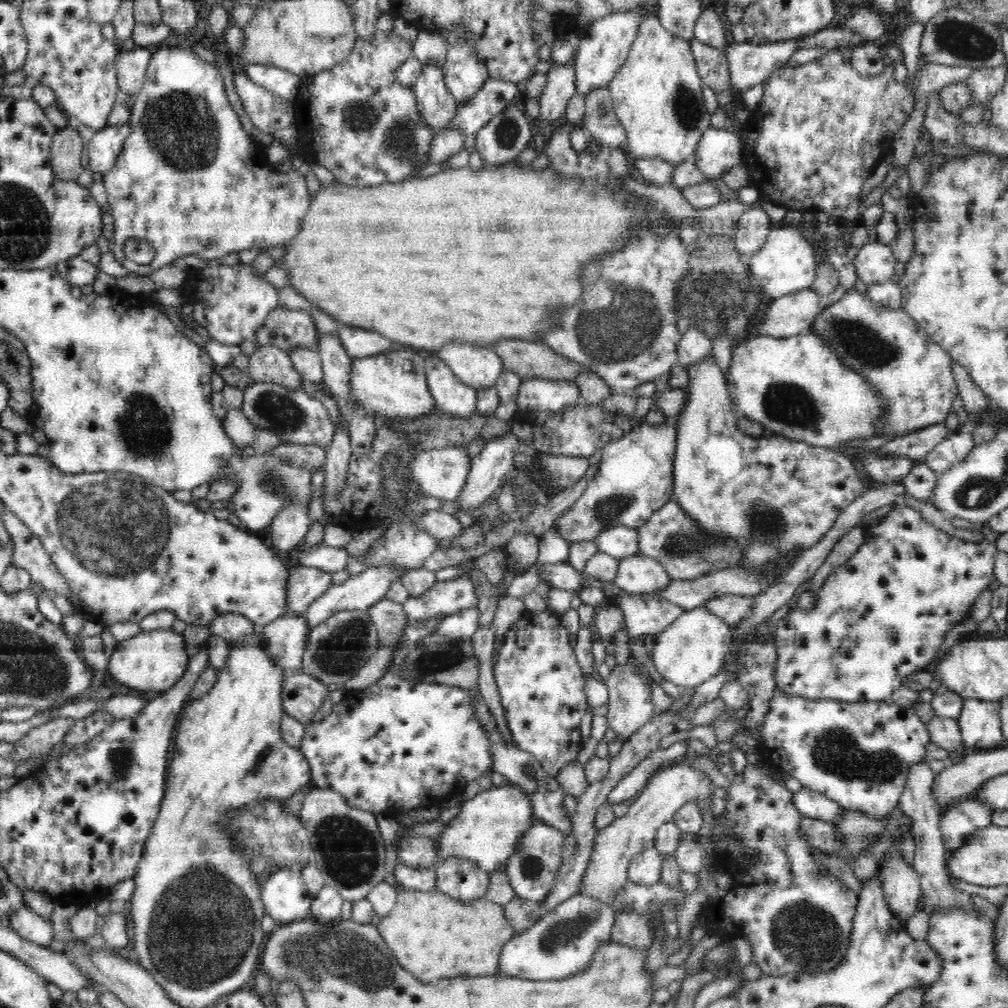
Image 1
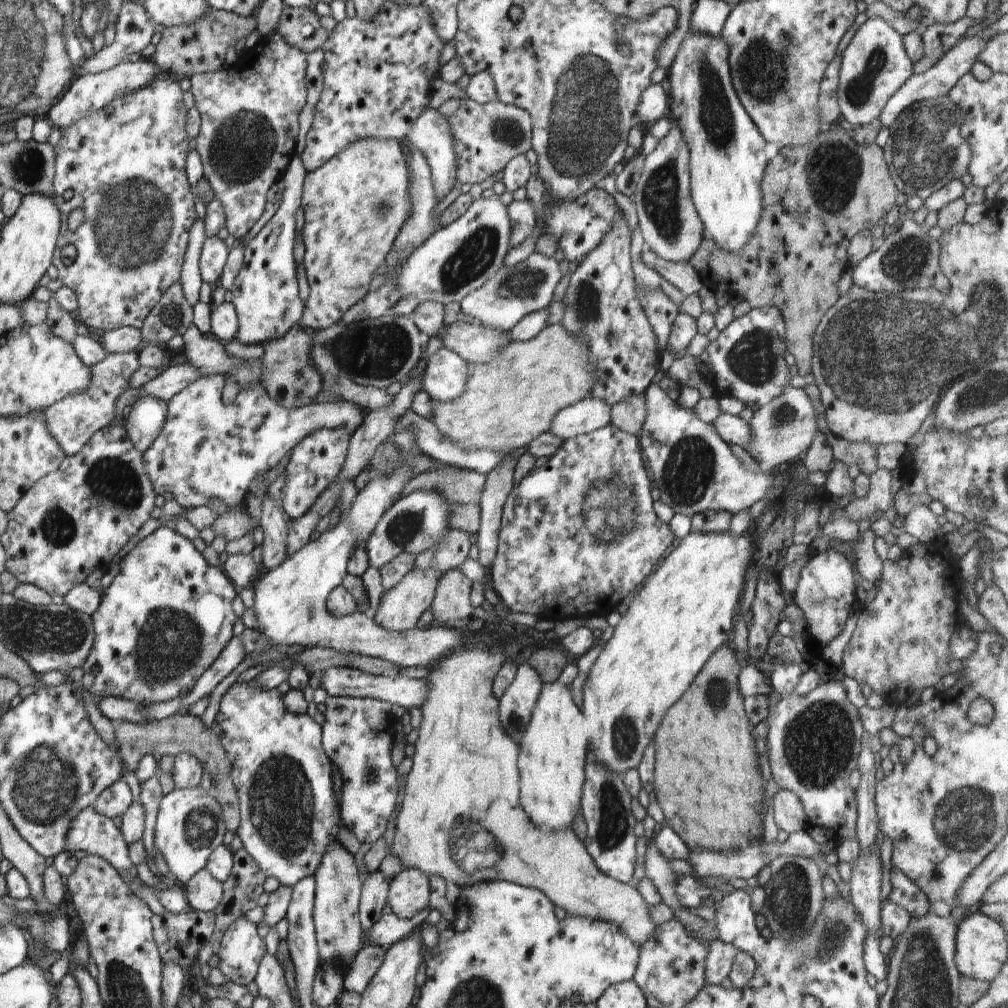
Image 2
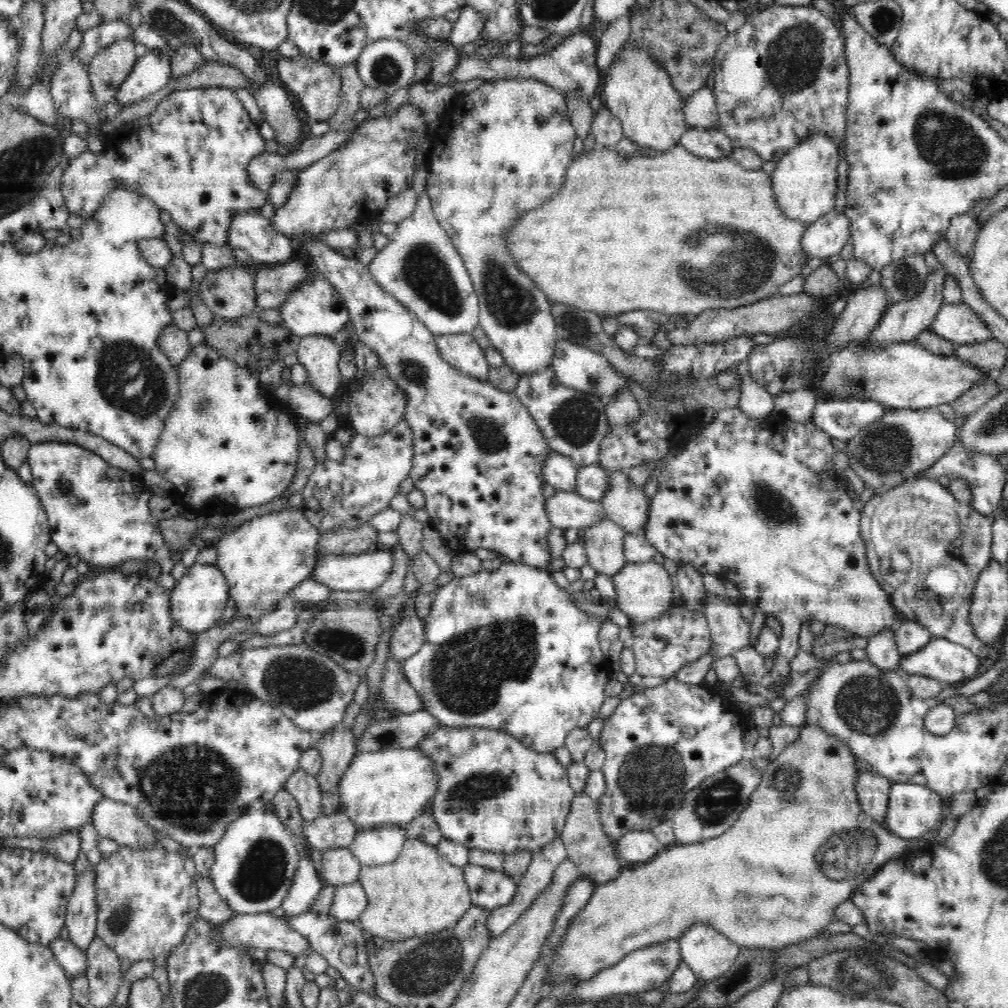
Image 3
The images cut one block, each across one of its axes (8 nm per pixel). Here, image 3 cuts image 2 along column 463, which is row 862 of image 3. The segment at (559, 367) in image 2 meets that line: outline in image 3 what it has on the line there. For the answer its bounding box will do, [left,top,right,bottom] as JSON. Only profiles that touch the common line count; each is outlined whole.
[357,838,472,940]

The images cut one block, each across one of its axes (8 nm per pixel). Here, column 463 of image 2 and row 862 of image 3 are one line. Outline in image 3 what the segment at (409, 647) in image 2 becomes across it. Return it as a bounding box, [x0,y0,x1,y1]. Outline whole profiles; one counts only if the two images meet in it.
[617,829,664,863]

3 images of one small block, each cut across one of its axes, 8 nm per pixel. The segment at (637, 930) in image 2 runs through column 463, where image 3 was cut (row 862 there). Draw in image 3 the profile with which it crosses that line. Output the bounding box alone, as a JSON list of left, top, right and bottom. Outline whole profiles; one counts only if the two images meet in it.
[543,726,907,988]

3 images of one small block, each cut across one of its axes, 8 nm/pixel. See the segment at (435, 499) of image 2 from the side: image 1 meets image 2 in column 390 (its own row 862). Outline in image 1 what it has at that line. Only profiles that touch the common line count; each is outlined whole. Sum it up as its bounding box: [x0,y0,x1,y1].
[504,819,564,903]

